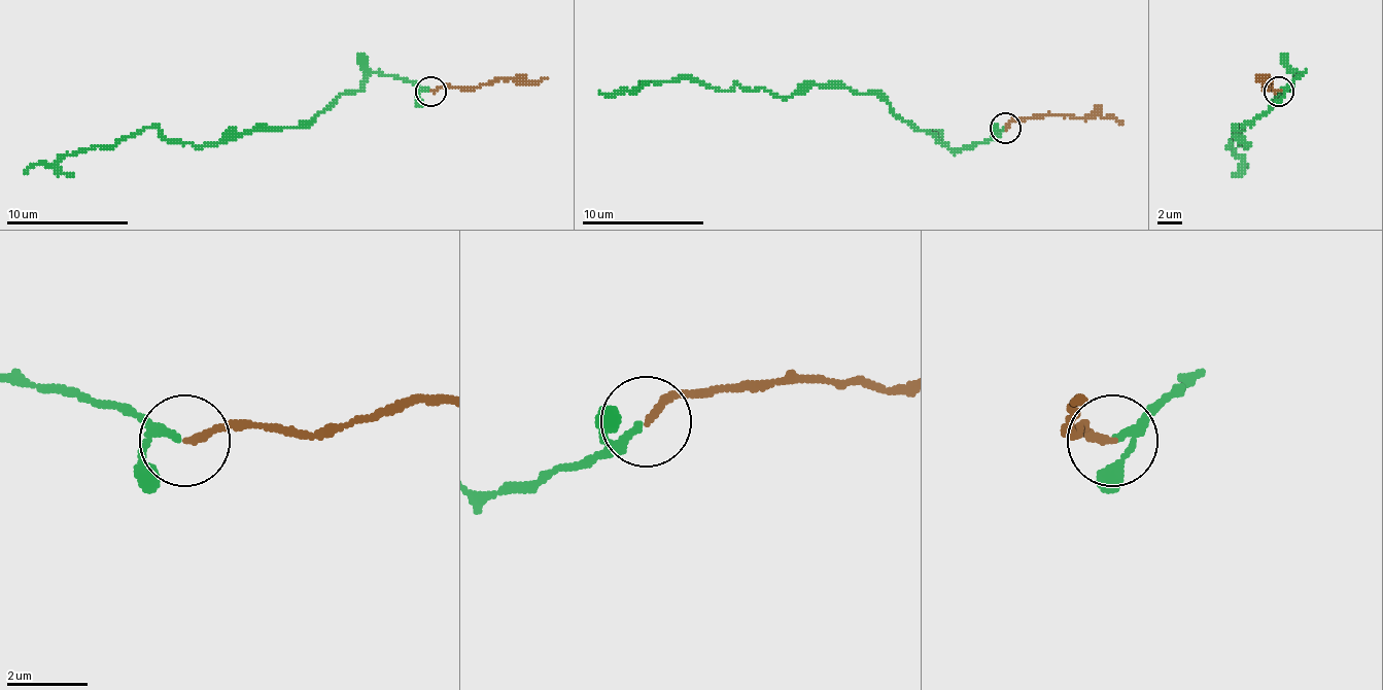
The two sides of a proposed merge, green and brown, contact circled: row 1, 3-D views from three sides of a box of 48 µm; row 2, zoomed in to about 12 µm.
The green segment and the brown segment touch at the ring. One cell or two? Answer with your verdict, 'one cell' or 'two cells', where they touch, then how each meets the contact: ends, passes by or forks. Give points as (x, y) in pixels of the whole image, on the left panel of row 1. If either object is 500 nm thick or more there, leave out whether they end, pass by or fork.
one cell; place (430, 91); green passes by; brown ends

